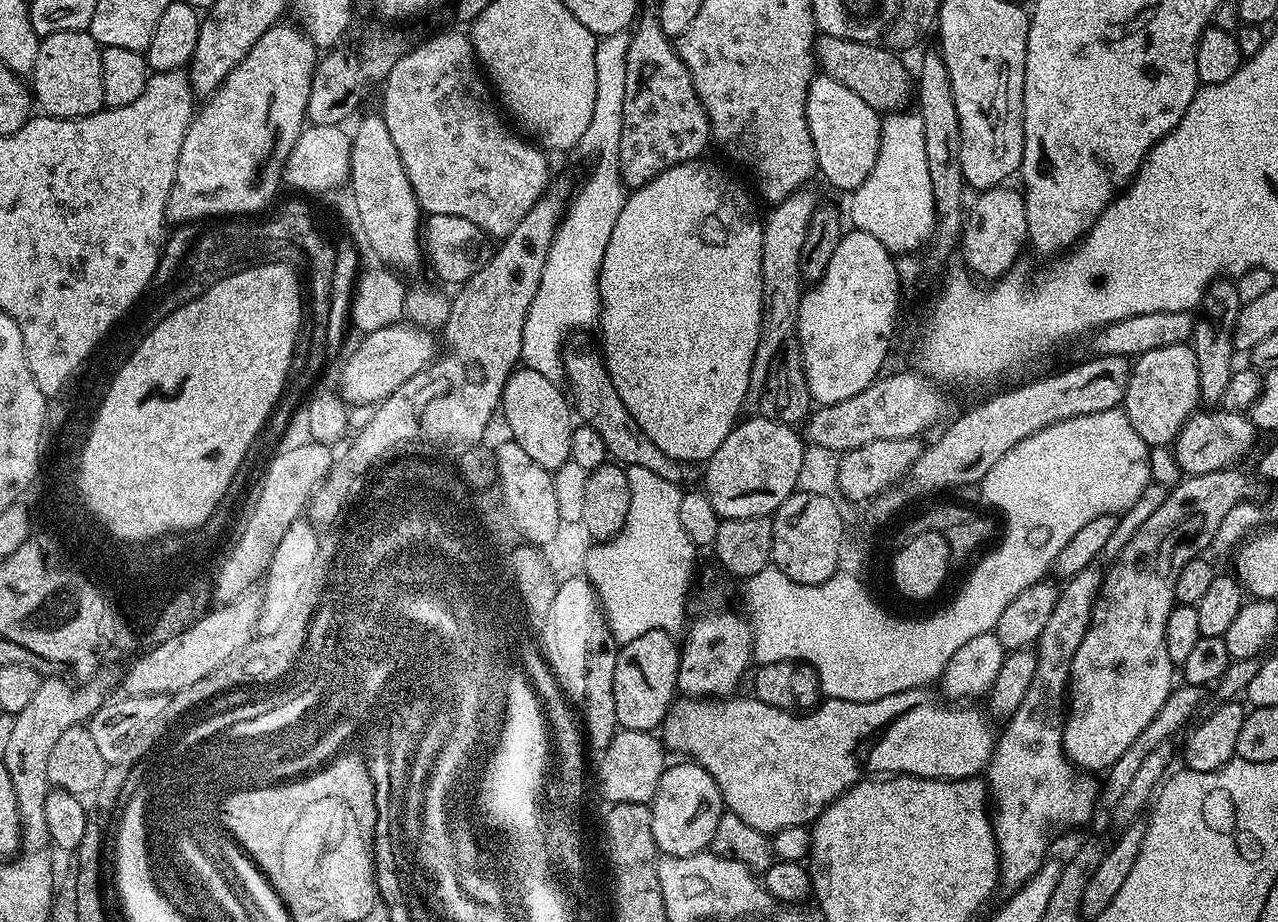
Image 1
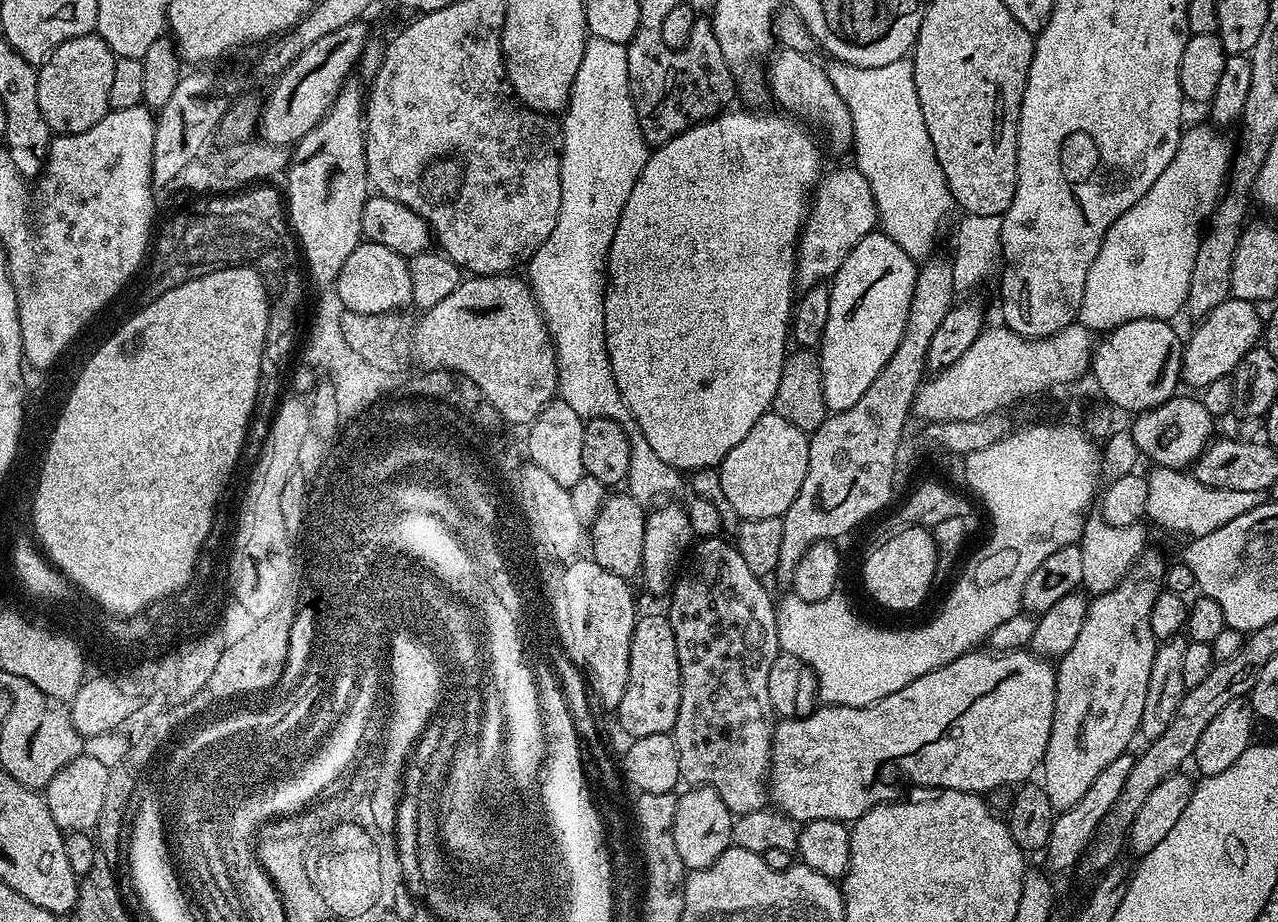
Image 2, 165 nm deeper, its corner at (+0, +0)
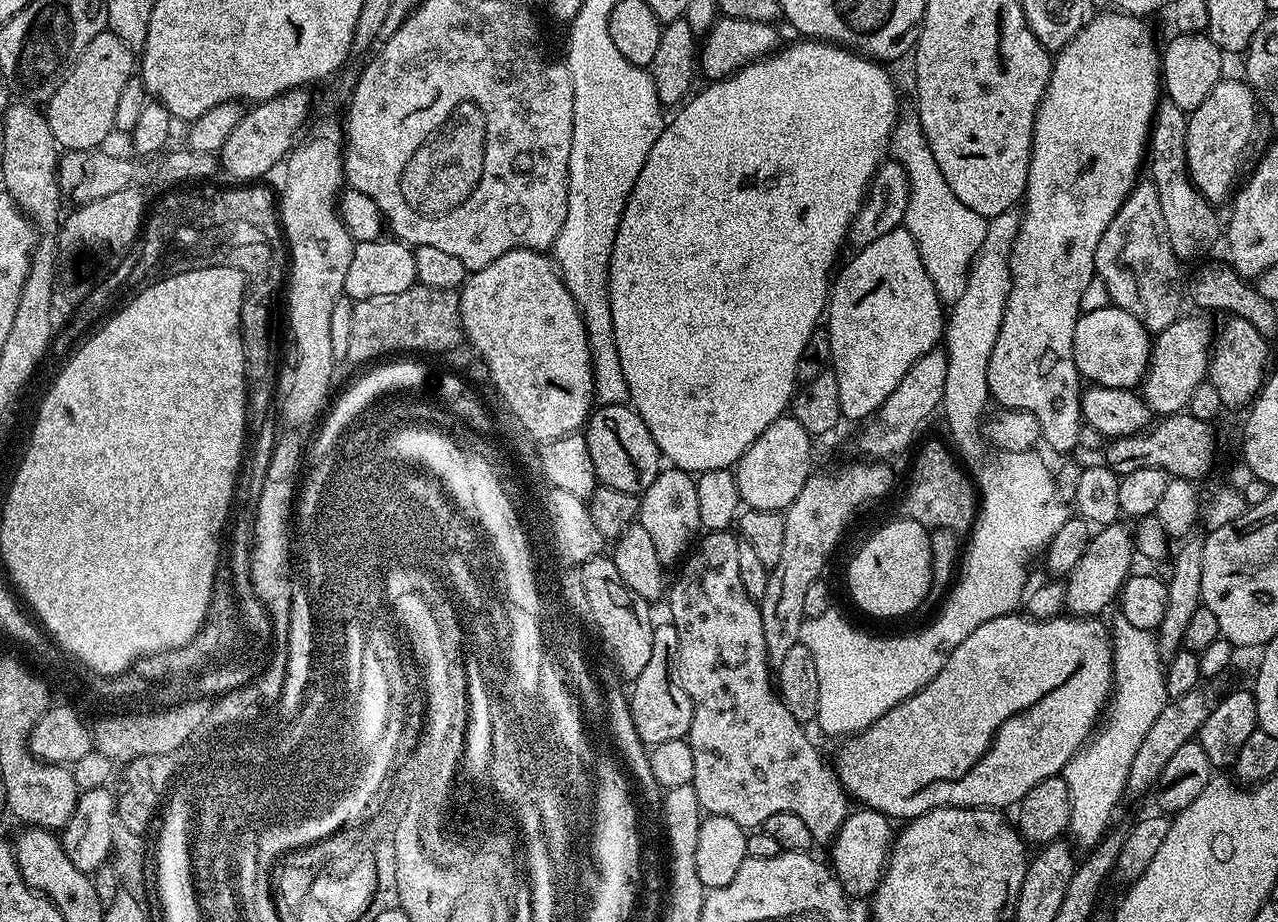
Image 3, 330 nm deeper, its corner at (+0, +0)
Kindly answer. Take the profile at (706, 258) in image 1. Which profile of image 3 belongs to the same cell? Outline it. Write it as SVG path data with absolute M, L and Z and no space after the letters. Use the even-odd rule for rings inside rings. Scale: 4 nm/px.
M800 38L797 41L797 44L781 47L763 60L747 64L725 79L709 83L709 88L702 89L700 93L697 91L673 120L671 117L670 123L654 142L634 182L632 193L624 202L624 213L610 254L610 314L614 318L614 346L618 346L628 399L642 422L646 422L646 430L650 430L661 457L671 467L691 474L731 469L740 461L742 454L746 454L758 434L789 411L798 388L798 358L802 358L802 350L806 350L810 334L818 331L819 324L816 323L819 320L821 323L828 306L832 263L840 247L845 247L848 230L860 212L864 196L876 177L876 169L889 155L892 131L896 128L896 84L883 63L826 40Z

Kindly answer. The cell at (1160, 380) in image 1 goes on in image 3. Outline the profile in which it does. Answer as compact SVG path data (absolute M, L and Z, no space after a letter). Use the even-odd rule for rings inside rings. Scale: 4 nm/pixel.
M1122 308L1081 311L1074 326L1074 362L1081 377L1093 385L1135 389L1148 373L1153 343L1147 326Z

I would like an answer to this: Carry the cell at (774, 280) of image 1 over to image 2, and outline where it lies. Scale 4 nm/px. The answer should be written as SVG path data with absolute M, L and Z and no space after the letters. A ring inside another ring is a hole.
M849 166L836 168L833 172L825 171L811 193L804 230L796 250L797 285L811 286L831 281L848 252L854 250L862 238L869 236L877 224L874 194L860 169Z

